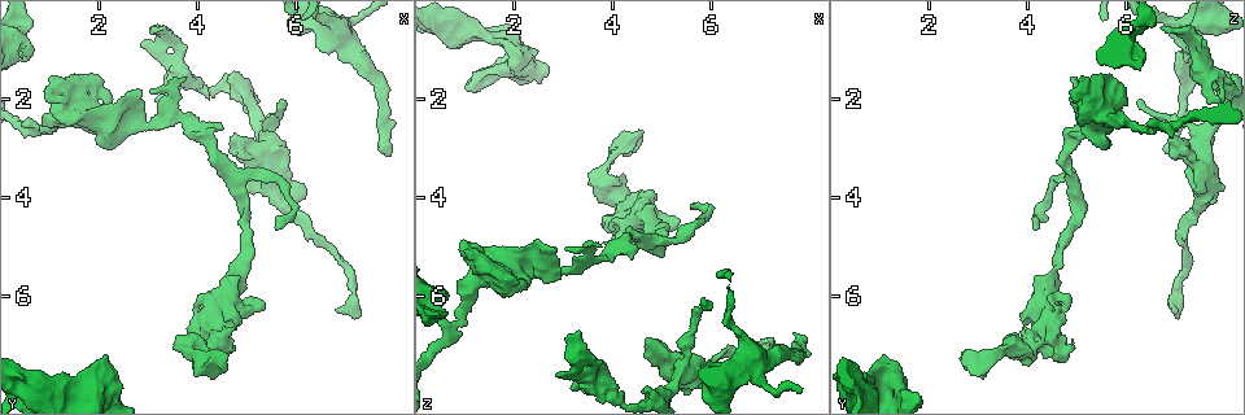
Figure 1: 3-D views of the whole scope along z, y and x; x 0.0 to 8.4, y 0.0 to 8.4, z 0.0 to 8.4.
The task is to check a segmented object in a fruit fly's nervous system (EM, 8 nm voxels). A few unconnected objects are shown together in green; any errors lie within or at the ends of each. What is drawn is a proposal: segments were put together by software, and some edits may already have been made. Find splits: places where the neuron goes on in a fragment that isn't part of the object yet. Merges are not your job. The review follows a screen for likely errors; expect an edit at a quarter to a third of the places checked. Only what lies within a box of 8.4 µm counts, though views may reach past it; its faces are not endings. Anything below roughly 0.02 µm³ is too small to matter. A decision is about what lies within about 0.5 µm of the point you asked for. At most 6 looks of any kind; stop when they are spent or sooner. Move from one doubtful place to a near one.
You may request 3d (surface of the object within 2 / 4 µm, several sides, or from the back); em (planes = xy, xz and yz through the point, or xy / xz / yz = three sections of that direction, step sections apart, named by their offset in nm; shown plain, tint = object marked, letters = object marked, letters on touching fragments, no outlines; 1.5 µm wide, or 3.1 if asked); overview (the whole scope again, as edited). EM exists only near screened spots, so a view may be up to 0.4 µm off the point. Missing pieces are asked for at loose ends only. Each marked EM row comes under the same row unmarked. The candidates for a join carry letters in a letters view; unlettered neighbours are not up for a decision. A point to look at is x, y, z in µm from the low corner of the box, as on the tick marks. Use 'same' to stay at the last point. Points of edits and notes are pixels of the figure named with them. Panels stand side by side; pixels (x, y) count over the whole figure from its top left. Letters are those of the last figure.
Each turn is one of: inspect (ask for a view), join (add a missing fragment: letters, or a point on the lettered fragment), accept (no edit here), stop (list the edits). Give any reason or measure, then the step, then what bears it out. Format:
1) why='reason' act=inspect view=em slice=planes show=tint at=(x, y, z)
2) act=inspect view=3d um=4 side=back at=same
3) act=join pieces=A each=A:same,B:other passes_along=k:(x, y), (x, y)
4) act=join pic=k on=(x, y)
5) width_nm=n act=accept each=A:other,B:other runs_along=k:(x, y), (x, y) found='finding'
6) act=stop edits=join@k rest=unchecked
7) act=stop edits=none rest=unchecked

why='free end' act=inspect view=3d um=2 at=(7.85, 3.15, 6.95)

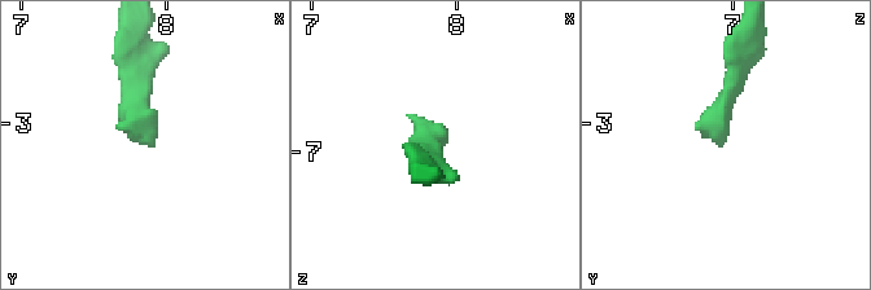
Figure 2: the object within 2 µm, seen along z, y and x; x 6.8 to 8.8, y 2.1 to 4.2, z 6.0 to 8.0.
act=inspect view=em slice=planes show=letters at=(7.88, 3.14, 6.92)

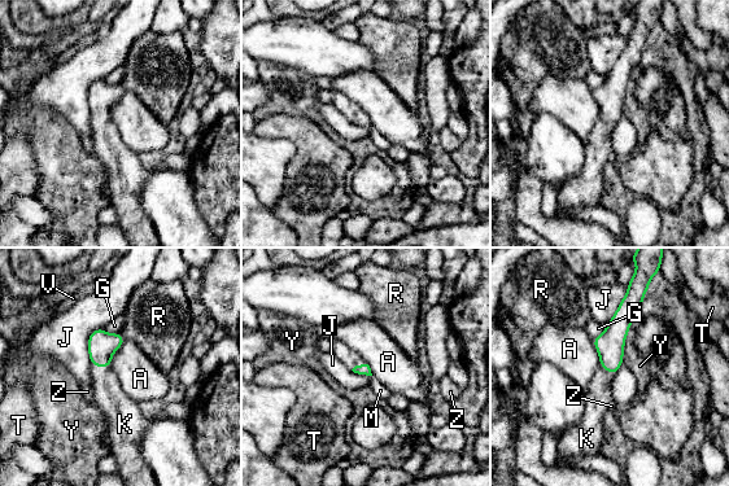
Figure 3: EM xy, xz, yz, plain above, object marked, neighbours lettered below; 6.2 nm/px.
act=join pieces=K each=A:other,G:other,J:other,K:same,M:other,R:other,T:other,V:other,Y:other,Z:other found='the neuron continues'

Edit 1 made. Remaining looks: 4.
why='an open end' act=inspect view=3d um=2 side=back at=(0.60, 1.20, 5.95)

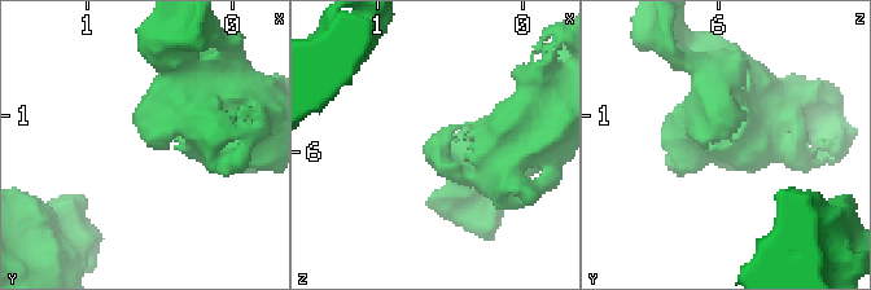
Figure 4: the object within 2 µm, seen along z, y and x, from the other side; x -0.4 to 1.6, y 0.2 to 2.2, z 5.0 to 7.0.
act=inspect view=em slice=planes show=letters at=(0.54, 1.18, 5.98)

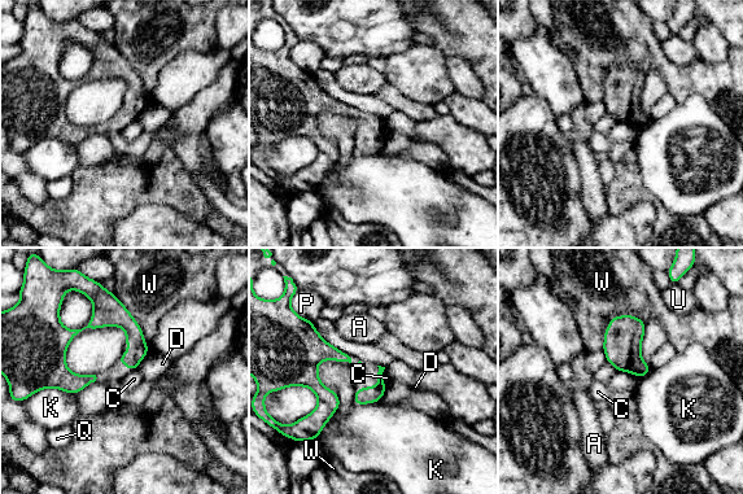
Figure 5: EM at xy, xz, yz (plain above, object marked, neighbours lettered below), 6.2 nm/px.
act=accept each=A:other,C:other,D:other,K:other,P:other,Q:other,U:other,W:other runs_along=5:(110, 296), (91, 324), (57, 348), (47, 379) found='none of them fits'

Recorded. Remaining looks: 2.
act=stop edits=join@3 rest=unchecked

